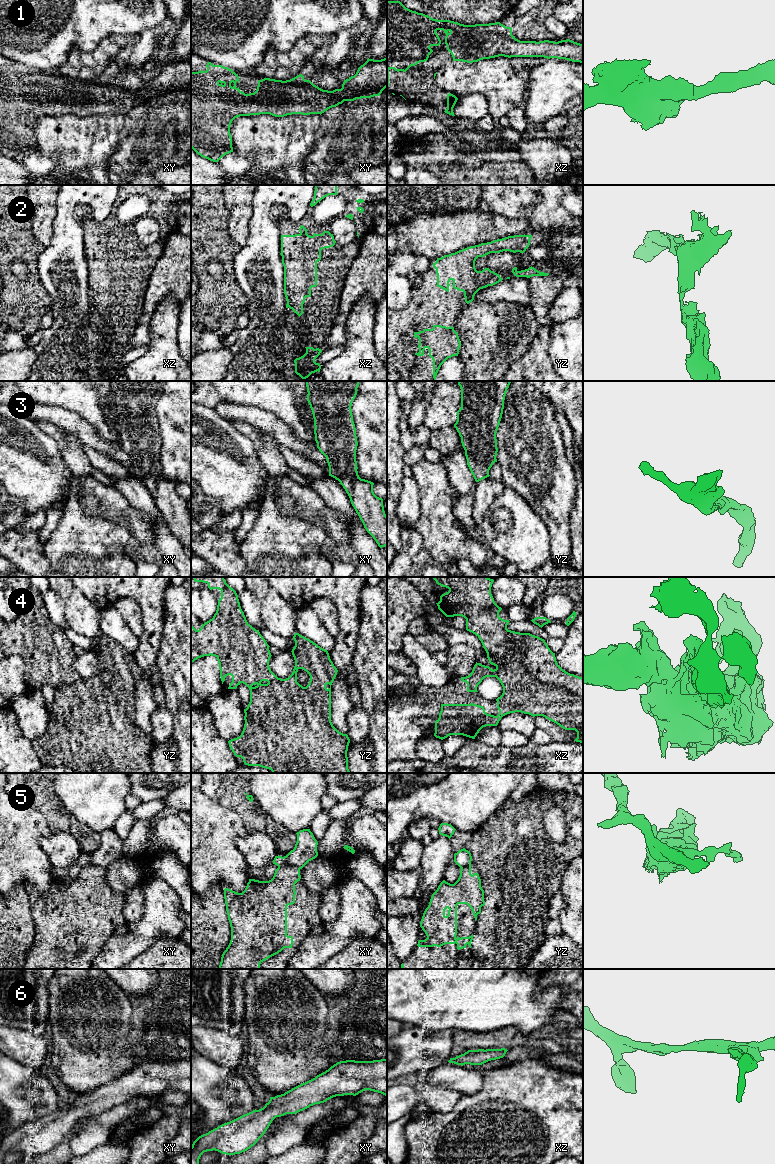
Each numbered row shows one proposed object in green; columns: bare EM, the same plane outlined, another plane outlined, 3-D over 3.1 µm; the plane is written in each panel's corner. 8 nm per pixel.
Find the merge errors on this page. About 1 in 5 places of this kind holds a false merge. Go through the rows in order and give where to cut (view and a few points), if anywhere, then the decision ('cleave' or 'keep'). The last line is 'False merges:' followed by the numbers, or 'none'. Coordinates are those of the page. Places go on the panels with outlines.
1: cut none; keep
2: cut none; keep
3: cut none; keep
4: cut none; keep
5: cut xy (278, 865), (289, 864), (299, 869); cleave
6: cut none; keep
False merges: 5

